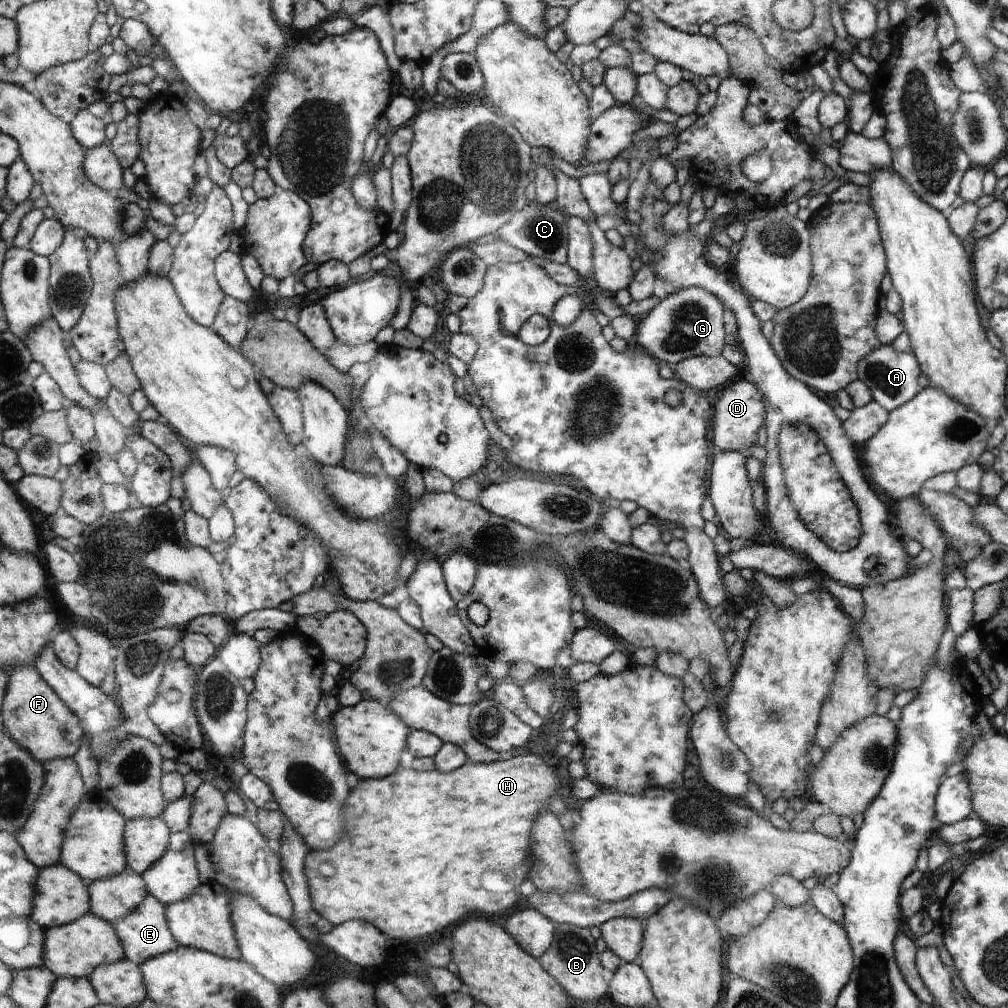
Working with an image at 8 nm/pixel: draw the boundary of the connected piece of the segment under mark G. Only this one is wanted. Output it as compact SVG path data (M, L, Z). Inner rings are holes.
M686 287L677 289L674 293L670 293L666 298L647 312L644 318L637 326L634 334L633 343L642 347L651 357L658 357L664 364L676 364L681 360L695 356L715 357L722 352L724 346L724 314L725 304L718 300L714 293L708 292L700 287Z

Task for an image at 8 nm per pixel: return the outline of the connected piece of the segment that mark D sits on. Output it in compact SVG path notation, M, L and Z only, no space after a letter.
M746 377L734 384L729 384L725 389L715 395L715 407L717 414L714 415L714 428L711 432L711 439L714 441L716 450L720 451L738 451L742 452L757 442L758 430L766 425L768 420L768 400L761 388L758 388L756 382Z

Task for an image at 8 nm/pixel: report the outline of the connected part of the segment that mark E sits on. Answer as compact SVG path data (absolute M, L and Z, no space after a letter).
M152 894L140 907L135 908L124 919L118 919L114 926L121 936L127 957L139 965L143 965L147 960L157 956L178 950L178 947L181 946L170 928L167 906L161 900L158 900L157 896Z

